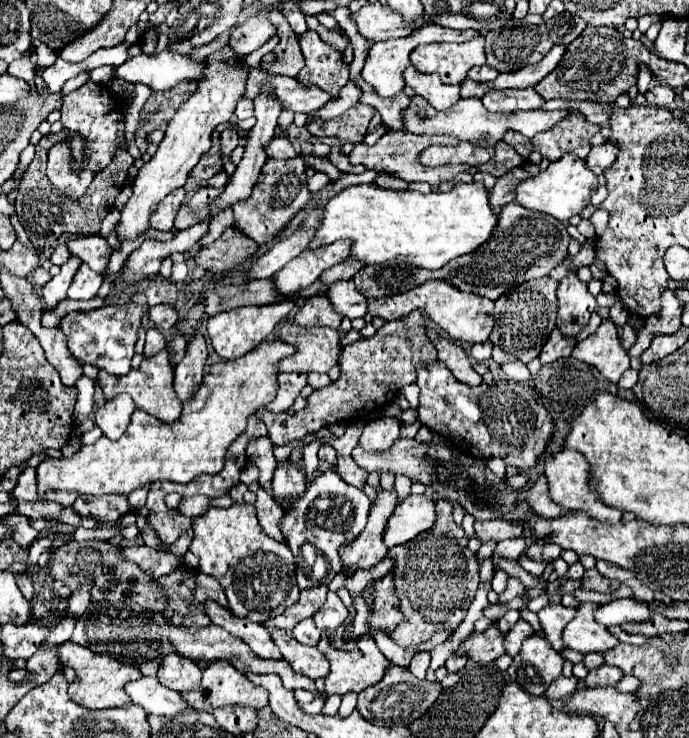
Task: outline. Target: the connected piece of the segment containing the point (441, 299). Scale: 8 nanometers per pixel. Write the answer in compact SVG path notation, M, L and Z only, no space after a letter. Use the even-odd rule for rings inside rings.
M438 280L424 282L422 286L416 286L398 296L390 296L390 298L382 298L382 300L368 300L368 312L372 316L380 316L386 320L396 320L396 318L408 316L412 310L422 310L450 338L468 342L468 344L486 342L492 332L492 326L494 326L494 318L492 318L494 302L492 300L476 296L476 294L460 292L458 288L454 288L448 282L438 282Z

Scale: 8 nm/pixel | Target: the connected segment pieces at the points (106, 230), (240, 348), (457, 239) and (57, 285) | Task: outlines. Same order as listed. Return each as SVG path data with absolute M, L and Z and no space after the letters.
M112 208L102 221L99 235L106 238L114 229L120 219L120 210Z
M278 302L278 304L268 304L268 306L236 308L236 310L230 310L230 312L216 314L208 320L210 344L216 350L216 354L224 360L242 358L244 354L252 352L262 340L266 340L274 332L274 328L288 316L292 306L294 306L294 302Z
M482 182L472 184L458 184L452 192L436 192L420 194L420 192L394 192L394 190L382 190L372 184L360 184L360 186L348 186L338 196L330 198L326 202L326 214L322 220L322 226L316 232L316 238L310 242L310 248L318 248L324 244L332 244L336 240L350 238L354 240L352 246L352 258L364 260L366 264L374 262L388 262L398 260L406 262L418 268L442 268L450 260L474 252L478 246L482 246L496 228L498 214L490 206L490 194L484 188Z
M72 256L72 258L60 268L60 274L56 274L56 276L42 288L42 292L44 292L44 296L46 296L46 306L48 306L48 308L56 306L60 300L66 298L66 292L68 292L68 288L70 288L70 284L72 284L72 278L74 278L76 270L80 268L80 264L82 264L80 258Z

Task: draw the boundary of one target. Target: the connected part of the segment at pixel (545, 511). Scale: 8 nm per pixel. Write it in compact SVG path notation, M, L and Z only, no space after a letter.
M538 478L530 490L526 492L526 500L528 506L544 518L556 518L558 514L568 514L570 510L564 510L562 506L556 506L556 502L552 502L552 496L548 494L548 480L546 478Z

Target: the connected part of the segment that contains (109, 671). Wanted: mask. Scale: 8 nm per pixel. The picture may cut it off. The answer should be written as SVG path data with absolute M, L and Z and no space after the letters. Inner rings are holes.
M64 642L60 644L58 648L60 652L60 662L66 662L68 666L74 668L76 676L80 678L78 682L72 682L70 688L68 688L68 696L84 706L84 708L90 708L90 710L102 710L102 708L122 708L122 706L130 706L132 700L128 698L128 694L124 692L124 686L126 682L130 680L138 680L142 678L142 674L132 666L132 664L126 664L126 662L120 662L120 660L114 660L106 654L96 654L92 652L90 648L84 648L84 646L78 646L74 642Z

